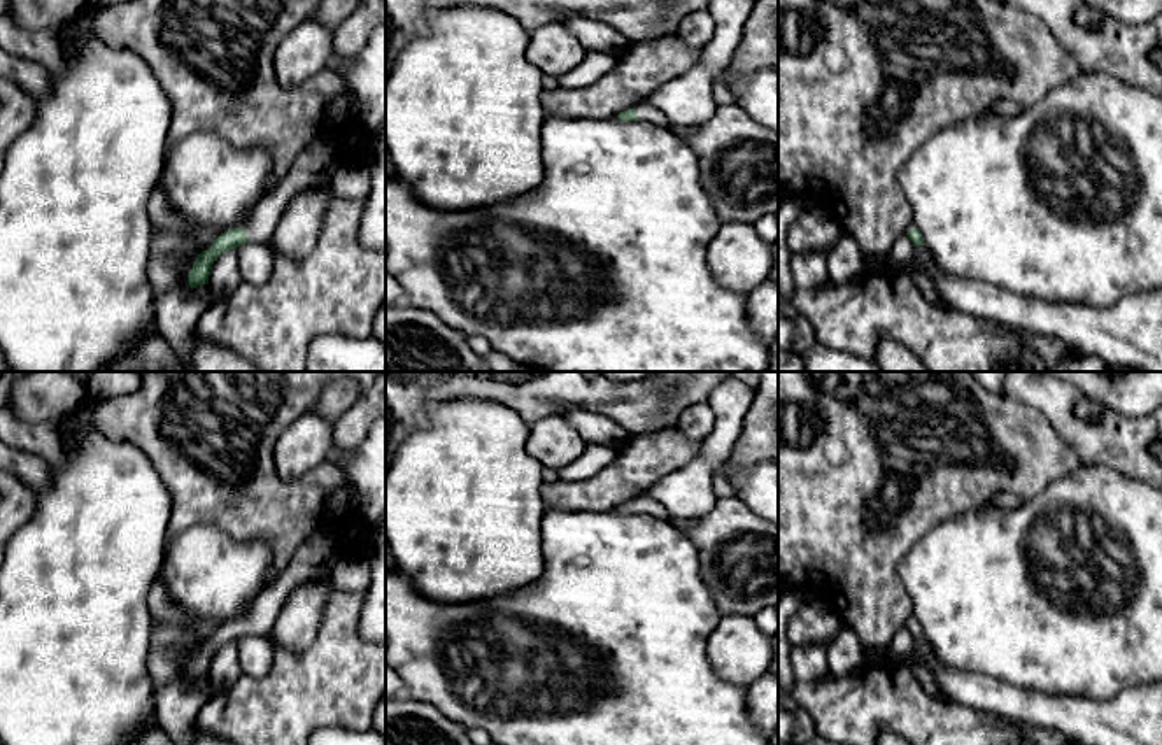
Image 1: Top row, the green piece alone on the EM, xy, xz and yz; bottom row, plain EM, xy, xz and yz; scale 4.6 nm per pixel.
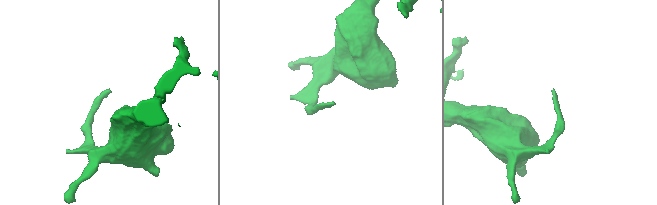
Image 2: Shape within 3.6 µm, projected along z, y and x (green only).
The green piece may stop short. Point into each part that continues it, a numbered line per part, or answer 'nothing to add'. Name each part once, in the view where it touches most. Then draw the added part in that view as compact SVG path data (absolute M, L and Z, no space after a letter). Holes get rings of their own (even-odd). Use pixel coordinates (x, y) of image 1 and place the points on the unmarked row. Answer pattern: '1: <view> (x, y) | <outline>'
1: xy (321, 551) | M333 521L324 524L319 533L298 547L279 578L258 594L249 612L238 621L249 628L249 635L268 636L287 594L300 582L329 573L342 554L340 522Z

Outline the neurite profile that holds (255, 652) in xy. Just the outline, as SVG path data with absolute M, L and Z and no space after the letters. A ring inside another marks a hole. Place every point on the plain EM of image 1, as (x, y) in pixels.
M245 635L238 640L240 673L259 678L272 670L273 645L266 636Z

